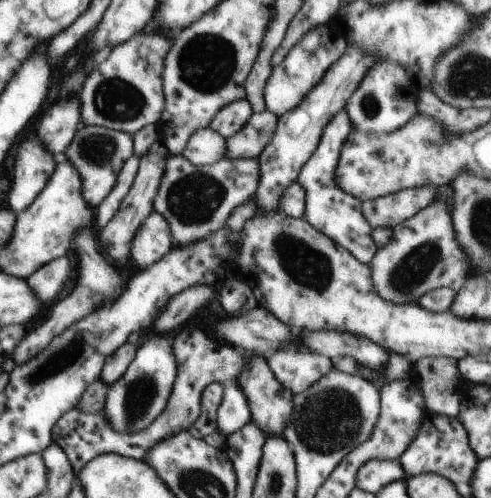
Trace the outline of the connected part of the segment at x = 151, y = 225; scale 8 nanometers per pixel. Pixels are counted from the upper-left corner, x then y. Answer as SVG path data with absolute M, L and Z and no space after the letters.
M153 211L138 228L130 244L130 260L140 268L148 268L172 250L166 220Z

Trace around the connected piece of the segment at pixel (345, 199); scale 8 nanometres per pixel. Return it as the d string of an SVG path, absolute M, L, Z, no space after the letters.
M343 109L338 112L322 132L320 143L314 154L302 168L297 182L306 192L306 207L304 219L321 234L330 238L337 246L348 250L356 261L368 264L376 254L376 246L371 233L373 229L366 221L362 211L363 202L347 194L335 180L343 145L353 130L347 113Z

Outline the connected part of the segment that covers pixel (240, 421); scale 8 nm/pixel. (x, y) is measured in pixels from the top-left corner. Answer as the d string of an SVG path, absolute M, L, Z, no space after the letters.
M236 382L226 384L217 409L217 430L228 437L250 420L251 413L242 388Z

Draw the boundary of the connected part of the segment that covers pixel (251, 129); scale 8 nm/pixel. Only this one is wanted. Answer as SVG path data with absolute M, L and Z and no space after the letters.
M268 110L254 113L242 130L226 140L226 159L258 158L271 142L278 120Z

